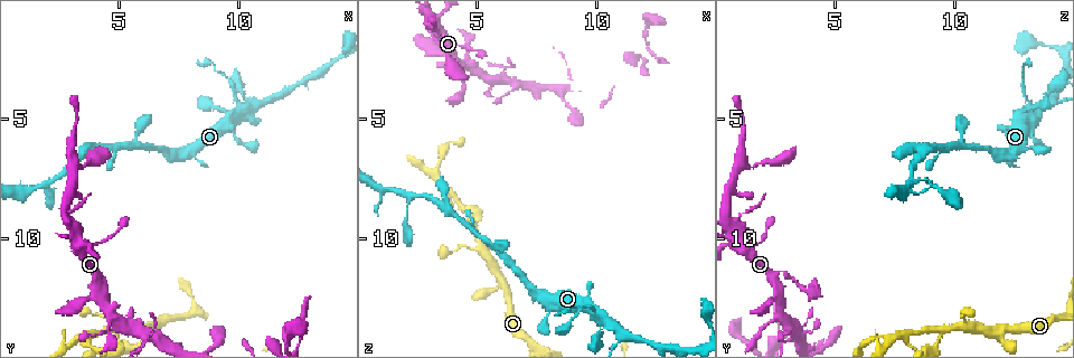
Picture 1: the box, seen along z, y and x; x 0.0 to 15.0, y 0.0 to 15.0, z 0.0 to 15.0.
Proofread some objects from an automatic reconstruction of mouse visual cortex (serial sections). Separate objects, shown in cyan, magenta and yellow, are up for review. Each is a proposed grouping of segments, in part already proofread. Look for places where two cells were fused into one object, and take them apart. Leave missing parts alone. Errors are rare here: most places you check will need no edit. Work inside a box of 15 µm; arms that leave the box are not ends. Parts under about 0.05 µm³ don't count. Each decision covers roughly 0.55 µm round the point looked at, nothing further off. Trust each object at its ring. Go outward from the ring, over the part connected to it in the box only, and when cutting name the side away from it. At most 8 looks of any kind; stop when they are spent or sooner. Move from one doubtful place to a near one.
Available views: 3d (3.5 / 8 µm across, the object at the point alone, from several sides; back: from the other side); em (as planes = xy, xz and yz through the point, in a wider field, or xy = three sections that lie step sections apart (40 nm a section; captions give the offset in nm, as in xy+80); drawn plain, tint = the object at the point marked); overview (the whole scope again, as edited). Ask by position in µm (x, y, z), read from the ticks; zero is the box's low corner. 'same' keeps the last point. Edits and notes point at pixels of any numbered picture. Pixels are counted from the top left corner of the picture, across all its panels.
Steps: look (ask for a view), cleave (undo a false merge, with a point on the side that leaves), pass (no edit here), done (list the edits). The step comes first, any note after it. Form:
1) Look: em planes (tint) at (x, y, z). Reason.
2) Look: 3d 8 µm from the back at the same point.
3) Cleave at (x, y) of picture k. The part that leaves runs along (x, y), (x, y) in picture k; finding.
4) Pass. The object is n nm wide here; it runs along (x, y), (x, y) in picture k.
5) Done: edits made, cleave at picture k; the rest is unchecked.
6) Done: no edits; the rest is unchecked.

Look: 3d 3.5 µm at (4.1, 11.4, 2.8). Three arms meet.

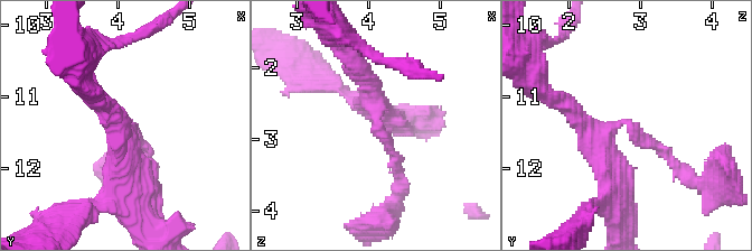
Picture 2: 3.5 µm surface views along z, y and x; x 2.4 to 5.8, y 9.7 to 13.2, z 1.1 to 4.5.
Look: em xy step 1 (tint) at (4.10, 11.35, 2.75). 3 arms meet here; the arms are 150, 250, 350 nm wide; need the tissue.

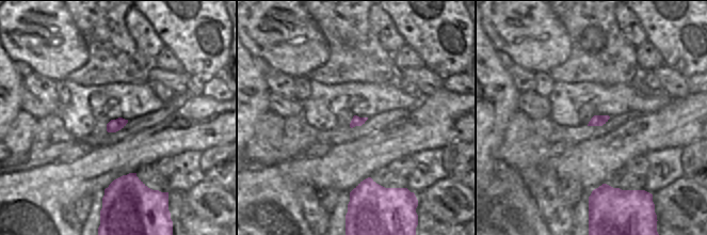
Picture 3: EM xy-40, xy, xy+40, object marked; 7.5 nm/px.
Look: em xy step 3 (tint) at the same point.

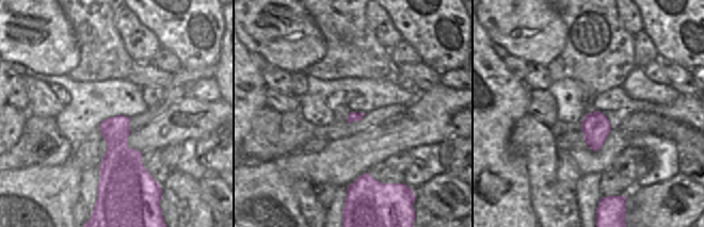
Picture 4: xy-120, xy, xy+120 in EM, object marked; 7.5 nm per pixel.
Pass. It runs along (573, 111), (593, 139), (628, 121), (676, 166) in picture 2; continuous, no second cell.

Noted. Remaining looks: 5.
Look: 3d 3.5 µm at (2.2, 7.6, 8.2). A fork.

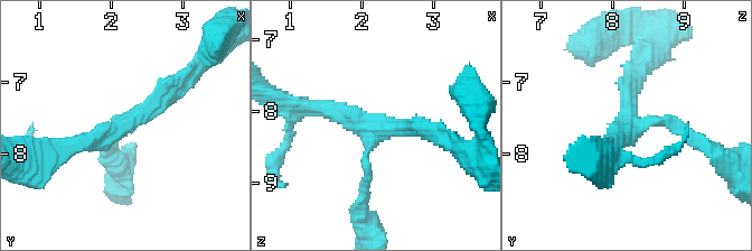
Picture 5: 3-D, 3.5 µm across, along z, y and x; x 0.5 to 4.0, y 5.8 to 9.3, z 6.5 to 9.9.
Look: em xy step 1 (tint) at (2.20, 7.55, 8.20).

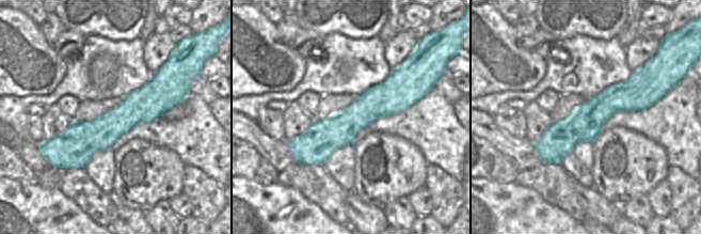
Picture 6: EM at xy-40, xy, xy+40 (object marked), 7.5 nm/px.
Pass. It runs along (177, 91), (77, 144), (47, 144) in picture 6; one cell here.

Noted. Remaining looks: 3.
Look: 3d 3.5 µm at (7.9, 6.2, 13.2). A narrow waist.

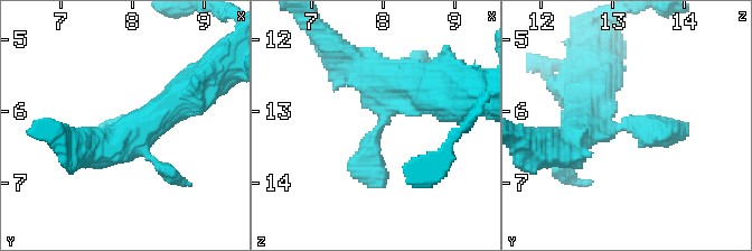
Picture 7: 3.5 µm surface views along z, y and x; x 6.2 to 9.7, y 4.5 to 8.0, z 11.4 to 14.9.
Look: em xy step 3 (tint) at (7.95, 6.20, 13.10). Need the tissue.

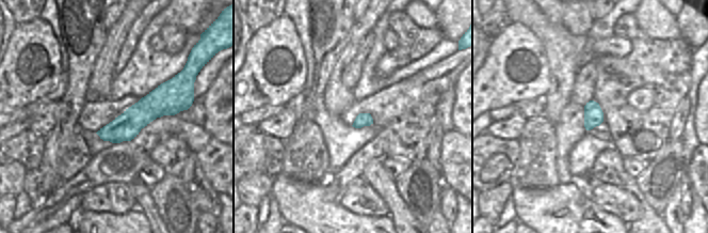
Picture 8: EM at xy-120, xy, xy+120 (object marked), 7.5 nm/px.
Pass. It runs along (176, 87), (127, 126), (100, 133) in picture 8; one cell here.

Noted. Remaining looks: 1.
Done: no edits; the rest is unchecked.

